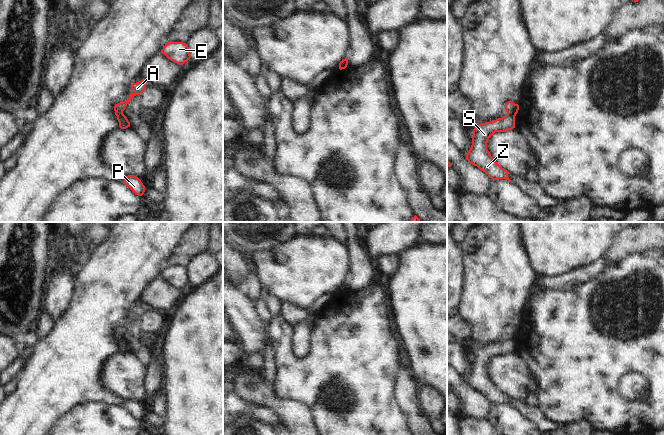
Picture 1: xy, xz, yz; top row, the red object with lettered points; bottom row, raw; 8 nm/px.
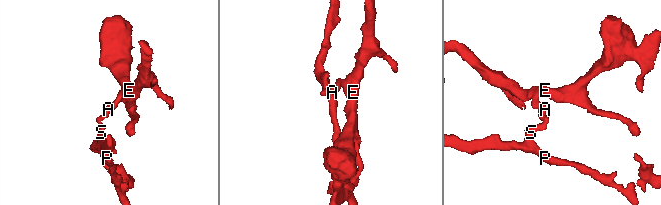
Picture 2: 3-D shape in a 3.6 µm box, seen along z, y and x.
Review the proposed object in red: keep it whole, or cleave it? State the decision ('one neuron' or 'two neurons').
two neurons

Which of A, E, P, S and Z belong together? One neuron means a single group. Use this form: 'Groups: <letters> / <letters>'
Groups: A E / P S Z

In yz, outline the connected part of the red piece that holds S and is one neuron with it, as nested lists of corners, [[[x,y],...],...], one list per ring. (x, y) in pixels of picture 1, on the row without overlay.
[[[507,338],[505,341],[477,349],[473,353],[471,372],[466,377],[468,386],[477,390],[492,404],[505,403],[512,406],[508,401],[509,396],[491,380],[487,373],[487,367],[495,356],[506,356],[513,352],[515,352],[515,340],[513,338]]]

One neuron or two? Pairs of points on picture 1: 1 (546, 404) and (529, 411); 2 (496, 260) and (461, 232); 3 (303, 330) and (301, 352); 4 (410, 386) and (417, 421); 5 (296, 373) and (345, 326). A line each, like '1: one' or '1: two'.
1: two
2: two
3: one
4: one
5: one

